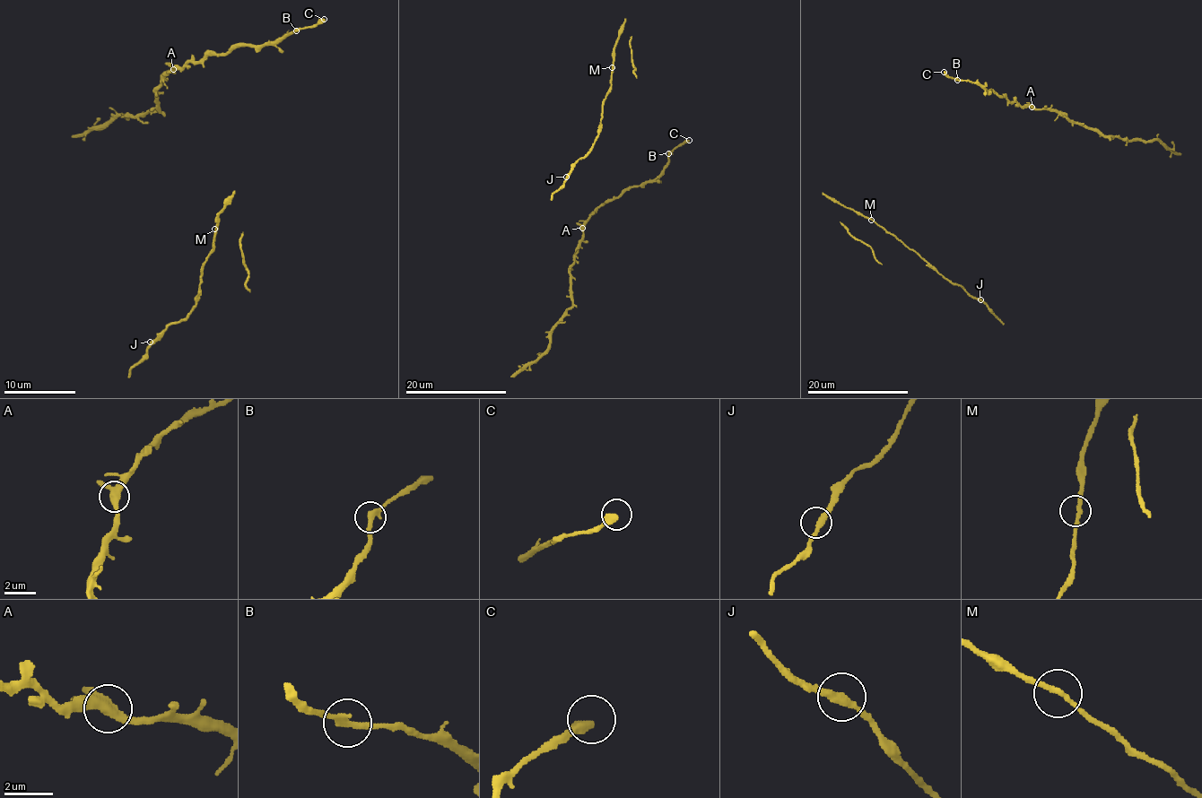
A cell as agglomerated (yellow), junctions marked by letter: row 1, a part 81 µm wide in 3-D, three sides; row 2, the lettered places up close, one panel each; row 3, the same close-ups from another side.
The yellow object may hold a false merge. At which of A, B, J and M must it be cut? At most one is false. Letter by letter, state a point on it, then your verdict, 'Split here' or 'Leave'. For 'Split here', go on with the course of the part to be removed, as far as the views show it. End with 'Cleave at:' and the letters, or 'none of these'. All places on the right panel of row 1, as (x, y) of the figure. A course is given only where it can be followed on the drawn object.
A: Place: (1032, 107). Leave
B: Place: (957, 80). Leave
J: Place: (980, 299). Leave
M: Place: (871, 220). Leave
Cleave at: none of these

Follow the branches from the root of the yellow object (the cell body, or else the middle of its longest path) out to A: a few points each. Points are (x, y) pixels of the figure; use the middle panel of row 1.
A: (668, 151), (668, 165), (655, 178), (629, 186), (618, 196), (607, 199), (582, 228)

